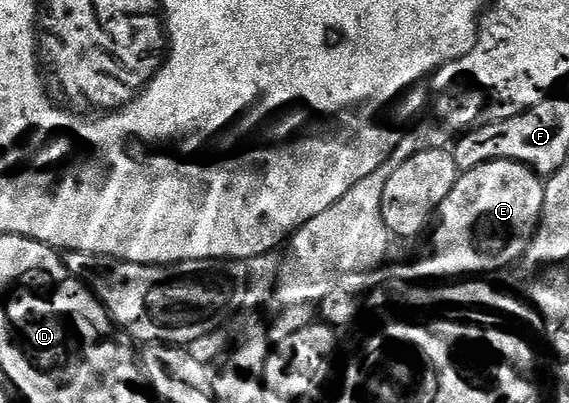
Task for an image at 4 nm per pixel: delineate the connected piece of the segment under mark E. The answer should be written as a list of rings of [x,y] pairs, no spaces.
[[[496,159],[475,169],[458,174],[457,184],[447,193],[441,210],[432,224],[433,252],[425,255],[413,271],[421,281],[445,281],[450,277],[489,277],[492,271],[501,271],[520,260],[533,239],[543,209],[545,184],[542,176],[523,163],[510,159]]]

